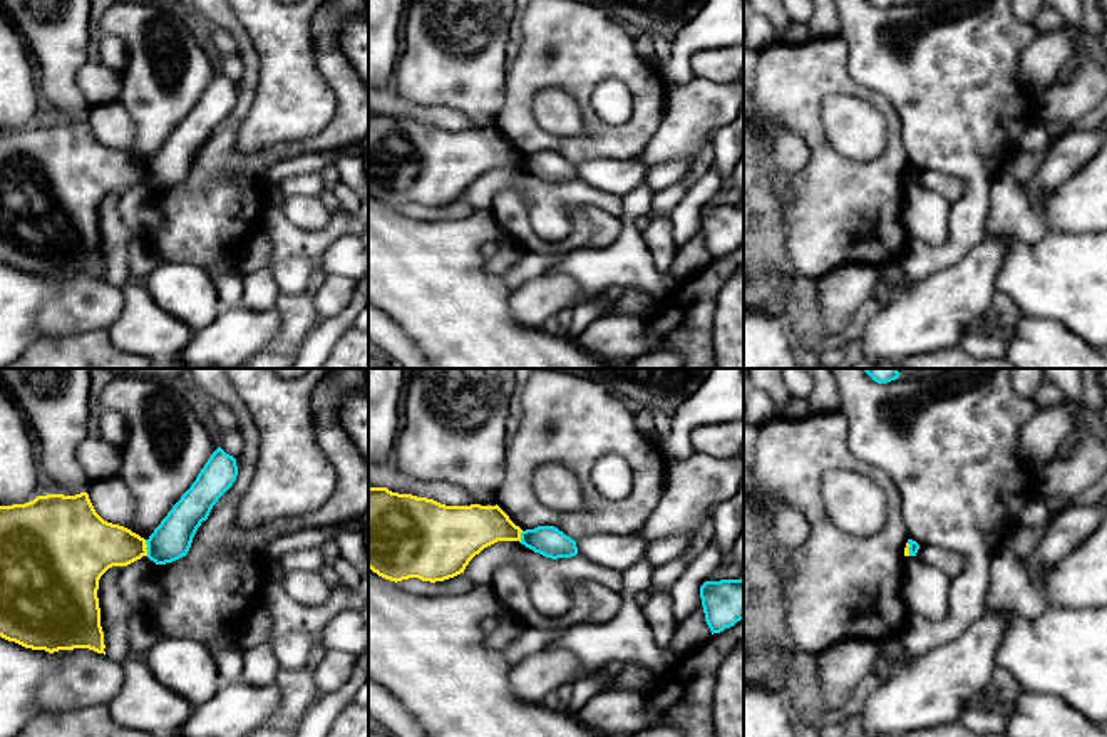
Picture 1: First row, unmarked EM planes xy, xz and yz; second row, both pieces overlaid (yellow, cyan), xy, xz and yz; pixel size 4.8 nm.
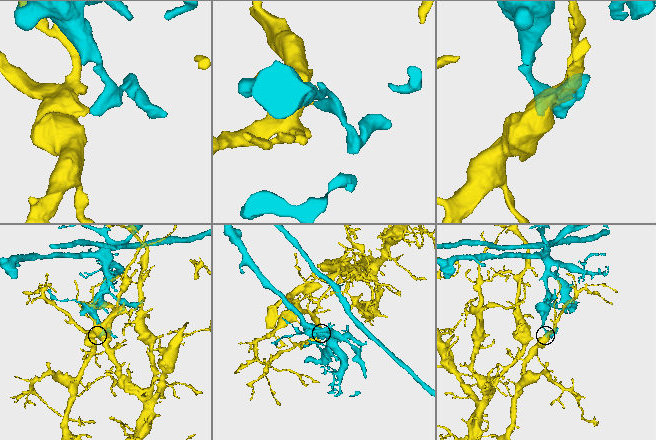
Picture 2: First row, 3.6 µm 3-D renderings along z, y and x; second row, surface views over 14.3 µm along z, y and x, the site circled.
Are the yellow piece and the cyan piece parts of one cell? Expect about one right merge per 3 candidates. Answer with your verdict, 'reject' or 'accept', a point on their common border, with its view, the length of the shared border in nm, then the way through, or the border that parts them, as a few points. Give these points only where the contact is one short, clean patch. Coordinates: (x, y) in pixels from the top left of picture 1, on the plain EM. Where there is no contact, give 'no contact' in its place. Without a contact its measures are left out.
reject | xy (146, 171) | 80 nm | along xy (144, 164), (148, 180)

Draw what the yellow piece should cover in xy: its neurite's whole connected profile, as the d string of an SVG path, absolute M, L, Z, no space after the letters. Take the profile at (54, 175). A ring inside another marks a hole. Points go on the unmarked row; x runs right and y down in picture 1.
M87 117L0 131L0 261L49 278L89 273L106 280L99 204L112 191L147 181L146 173L139 159L104 146Z

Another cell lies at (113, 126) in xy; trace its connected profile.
M119 100L90 107L85 117L89 119L95 137L104 146L131 154L136 137L136 126Z

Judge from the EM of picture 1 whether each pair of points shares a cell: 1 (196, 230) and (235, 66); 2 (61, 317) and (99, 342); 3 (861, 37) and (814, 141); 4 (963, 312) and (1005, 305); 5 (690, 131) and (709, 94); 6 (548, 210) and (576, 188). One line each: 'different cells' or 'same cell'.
1: different cells
2: different cells
3: different cells
4: different cells
5: same cell
6: same cell

